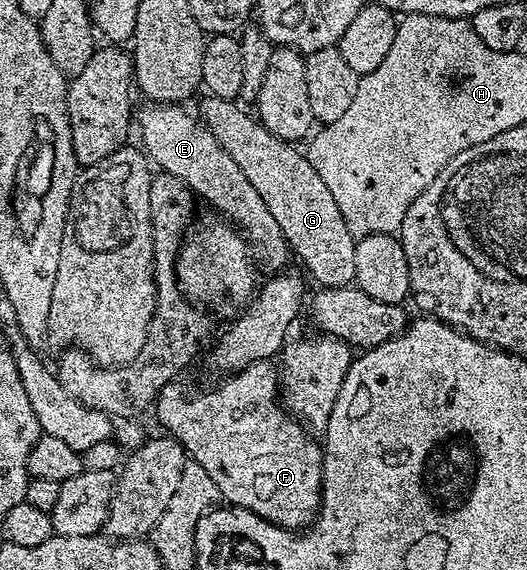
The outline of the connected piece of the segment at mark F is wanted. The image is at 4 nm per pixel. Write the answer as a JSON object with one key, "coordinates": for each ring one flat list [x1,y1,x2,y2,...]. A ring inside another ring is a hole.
{"coordinates":[[270,361,252,363,242,371,236,371,221,381,223,383,219,387,212,388,210,392,182,391,181,382,170,383,158,394,156,412,158,411,159,421,170,430,167,432,182,444,187,456,193,462,198,463,200,469,208,472,208,477,212,477,212,481,216,481,216,489,219,496,229,506,248,509,252,513,259,515,264,521,274,523,277,527,286,527,289,531,300,531,309,527,317,519,318,508,322,505,322,456,324,451,319,444,317,447,312,440,306,439,306,435,308,436,307,428,284,410,280,402,280,375,276,370,275,364]]}

